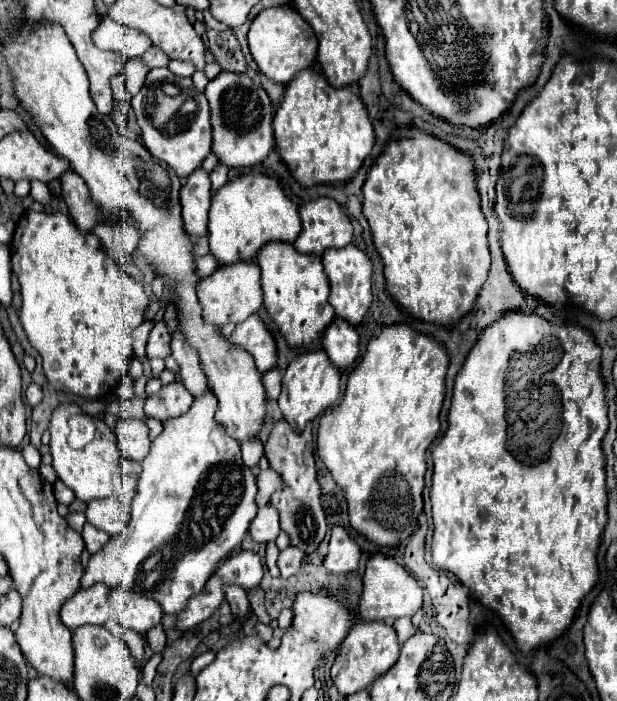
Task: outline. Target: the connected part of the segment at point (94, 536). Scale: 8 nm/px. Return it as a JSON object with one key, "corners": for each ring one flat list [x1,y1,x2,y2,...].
{"corners":[[85,524,85,528,83,528,83,540,85,540,85,546,87,546,89,554,97,554,103,548,103,544,107,544,111,540,111,536,105,534,105,532,101,532,101,530,97,530,91,524]]}

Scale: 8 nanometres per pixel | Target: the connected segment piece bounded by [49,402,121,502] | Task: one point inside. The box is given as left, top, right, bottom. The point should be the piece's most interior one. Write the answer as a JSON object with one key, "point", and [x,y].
{"point":[90,472]}

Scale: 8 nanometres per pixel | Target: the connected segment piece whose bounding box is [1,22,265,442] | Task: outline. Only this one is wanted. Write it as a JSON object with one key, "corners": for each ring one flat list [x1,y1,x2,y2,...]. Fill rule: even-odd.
{"corners":[[47,22,39,26,21,24,9,38,3,34,1,42,5,64,17,82,17,98,21,100,21,106,33,116,57,156,67,158,73,172,85,180,91,192,91,202,97,206,103,224,115,228,123,222,123,214,127,214,129,224,139,232,137,258,145,260,155,276,161,278,163,286,171,290,179,332,197,352,207,376,207,386,217,398,217,420,227,428,227,434,239,442,257,436,265,418,261,374,257,372,253,356,245,348,235,348,217,326,207,326,201,318,197,302,201,278,193,262,193,244,183,228,179,178,167,164,151,156,141,142,123,136,109,116,97,112,89,96,87,74,59,26],[151,178,159,178,159,182,155,184]]}

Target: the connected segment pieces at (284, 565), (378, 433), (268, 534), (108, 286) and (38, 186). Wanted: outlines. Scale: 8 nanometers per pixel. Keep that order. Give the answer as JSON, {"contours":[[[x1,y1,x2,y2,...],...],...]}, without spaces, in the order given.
{"contours":[[[289,546,287,550,283,550,281,556,279,556,281,576,283,576,283,578,289,578,289,576,297,574,297,572,301,570,303,558,305,558,305,554,303,554,299,548,295,548,295,546]],[[389,324,389,326,383,326,381,332,379,332,379,336,371,338,371,342,367,344,367,350,365,350,361,362,357,364,357,368,349,374,343,400,335,408,327,410,321,416,321,428,319,428,319,436,317,436,317,458,327,466,327,470,335,478,335,482,345,490,345,498,347,498,347,504,349,504,349,522,351,522,351,526,357,532,365,534,375,544,381,544,381,546,399,546,399,544,405,544,405,540,417,528,417,516,423,510,421,492,423,492,423,484,425,484,423,482,423,476,425,476,425,452,433,444,433,440,437,438,437,432,439,432,439,412,441,412,441,404,443,404,443,398,445,398,445,376,447,376,447,368,449,368,447,350,439,342,435,342,431,336,419,334,419,332,415,332,407,324]],[[271,504,259,508,255,520,251,522,249,534,253,536,255,542,263,542,263,544,277,538,277,534,279,534,279,514]],[[29,210,25,212,15,228,13,240,9,244,11,248,11,258,13,258,13,274,17,276,19,284,21,284,21,300,23,300,23,310,19,314,19,320,23,324,23,330,31,342,31,346,41,354,43,358,43,370,45,376,49,380,49,384,57,390,57,392,65,392,65,394,75,394,75,396,83,396,83,398,103,398,107,394,113,394,115,388,119,388,119,382,123,378,123,374,129,370,131,362,129,358,133,356,133,330,143,324,145,320,145,308,149,304,143,286,139,282,135,282,129,274,125,274,121,268,117,268,113,262,109,262,109,258,103,254,101,242,97,236,93,234,81,234,67,218,63,218,63,214,45,214,43,210]],[[33,180,31,181,30,195,35,201,43,204,45,212,49,212,49,200,51,200,51,192,47,183]]]}

